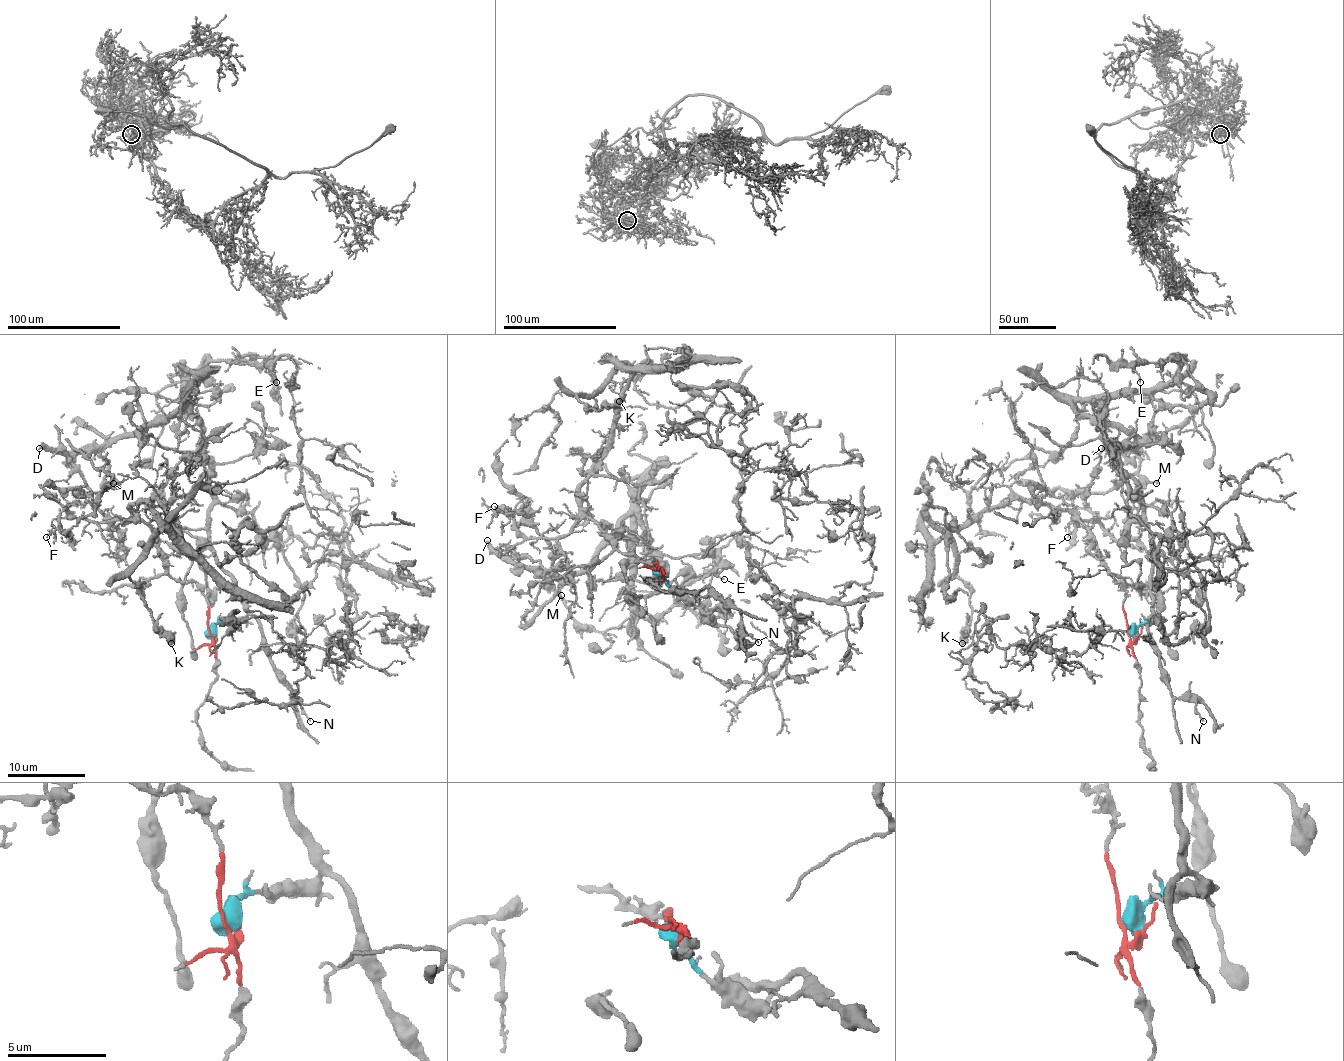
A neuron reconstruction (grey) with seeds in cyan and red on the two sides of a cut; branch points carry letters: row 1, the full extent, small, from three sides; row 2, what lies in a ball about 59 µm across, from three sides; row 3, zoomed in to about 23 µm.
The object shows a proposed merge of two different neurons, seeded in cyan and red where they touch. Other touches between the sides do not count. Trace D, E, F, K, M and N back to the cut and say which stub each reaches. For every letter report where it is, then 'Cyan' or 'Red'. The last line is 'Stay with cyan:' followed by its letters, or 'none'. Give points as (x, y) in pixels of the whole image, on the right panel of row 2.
D: Place: (1101, 448). Cyan
E: Place: (1140, 382). Cyan
F: Place: (1067, 537). Red
K: Place: (962, 643). Red
M: Place: (1156, 483). Cyan
N: Place: (1203, 721). Cyan
Stay with cyan: D, E, M, N

